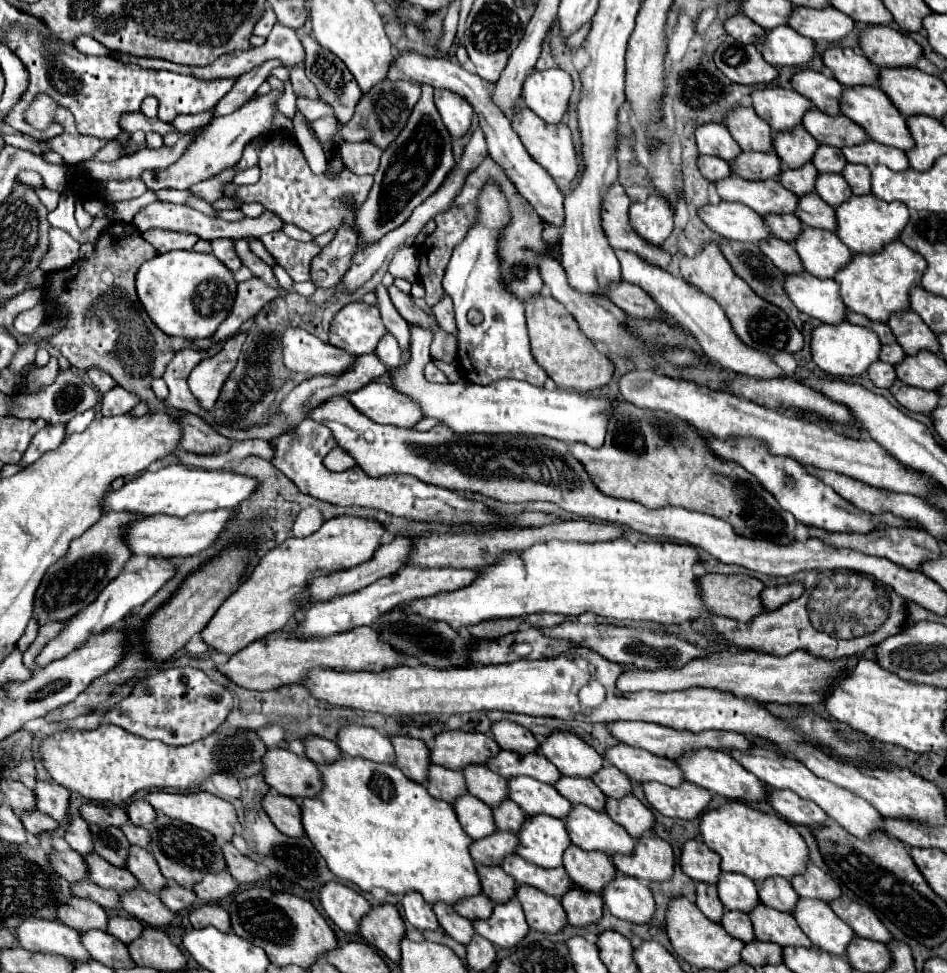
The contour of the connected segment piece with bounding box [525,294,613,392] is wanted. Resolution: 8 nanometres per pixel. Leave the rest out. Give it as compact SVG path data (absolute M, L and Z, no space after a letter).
M533 294L533 298L525 302L525 318L531 338L531 354L559 388L591 392L605 386L613 378L613 362L581 334L575 318L557 300L543 294Z

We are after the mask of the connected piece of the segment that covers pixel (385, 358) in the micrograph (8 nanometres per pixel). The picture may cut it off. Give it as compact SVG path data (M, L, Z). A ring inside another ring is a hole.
M391 334L383 336L383 340L379 342L375 354L387 366L387 370L393 370L393 368L401 366L401 348L397 346L397 340Z

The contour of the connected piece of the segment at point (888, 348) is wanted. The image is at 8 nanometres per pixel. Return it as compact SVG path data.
M883 344L881 346L881 354L879 354L879 360L883 360L883 362L889 362L889 364L895 364L895 362L899 362L899 360L903 360L905 358L905 352L901 352L901 348L899 348L899 344Z

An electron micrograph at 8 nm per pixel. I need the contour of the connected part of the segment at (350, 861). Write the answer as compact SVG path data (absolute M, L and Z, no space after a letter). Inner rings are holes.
M341 756L331 764L319 766L319 772L323 788L317 796L301 800L301 824L315 850L325 858L329 870L337 878L353 882L365 892L385 888L391 894L403 896L409 890L415 890L429 904L439 900L455 904L461 898L481 892L475 862L469 856L469 844L473 840L461 830L451 804L429 796L423 784L405 778L393 764Z

